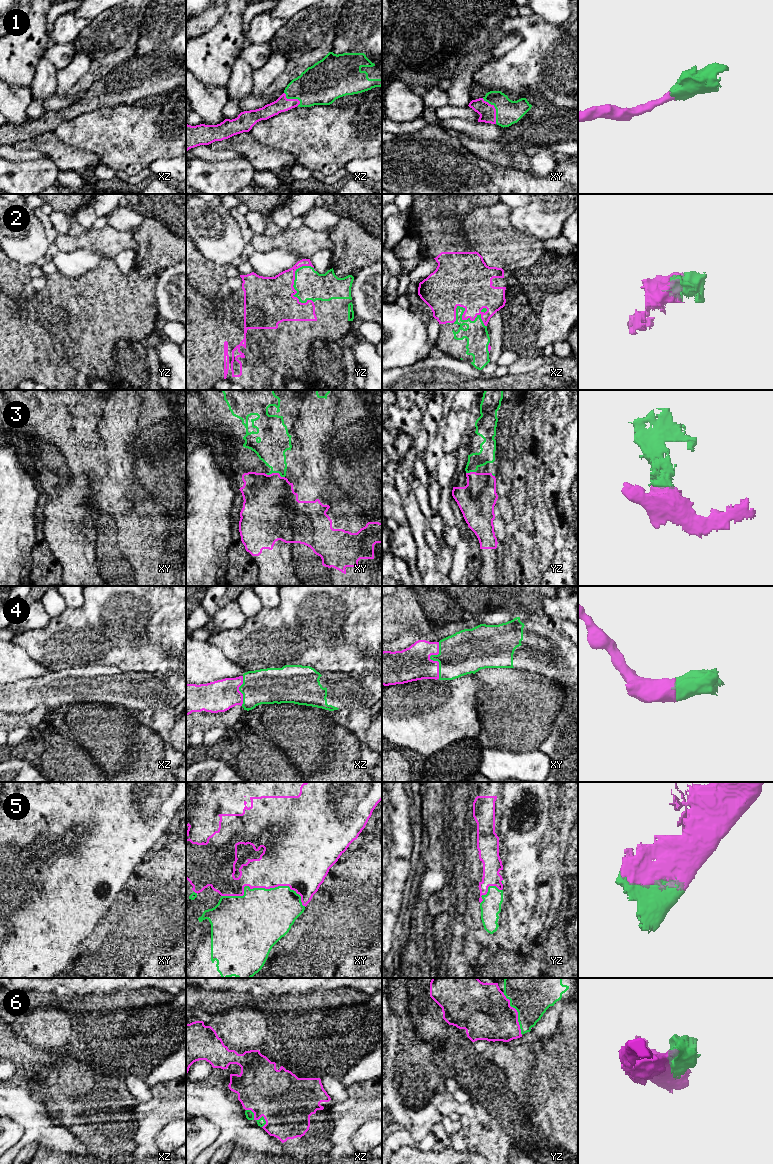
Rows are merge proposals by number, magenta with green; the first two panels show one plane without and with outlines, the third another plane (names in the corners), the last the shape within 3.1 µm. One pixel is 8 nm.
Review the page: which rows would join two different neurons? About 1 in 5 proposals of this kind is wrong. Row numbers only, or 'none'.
none

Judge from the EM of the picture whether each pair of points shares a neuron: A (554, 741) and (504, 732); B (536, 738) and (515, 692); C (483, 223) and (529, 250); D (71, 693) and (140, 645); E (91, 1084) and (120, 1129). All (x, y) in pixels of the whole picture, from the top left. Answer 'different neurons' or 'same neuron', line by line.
A: different neurons
B: same neuron
C: same neuron
D: different neurons
E: same neuron

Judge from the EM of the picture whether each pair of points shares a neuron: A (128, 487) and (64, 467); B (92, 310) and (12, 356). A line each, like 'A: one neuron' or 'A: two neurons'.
A: one neuron
B: one neuron

